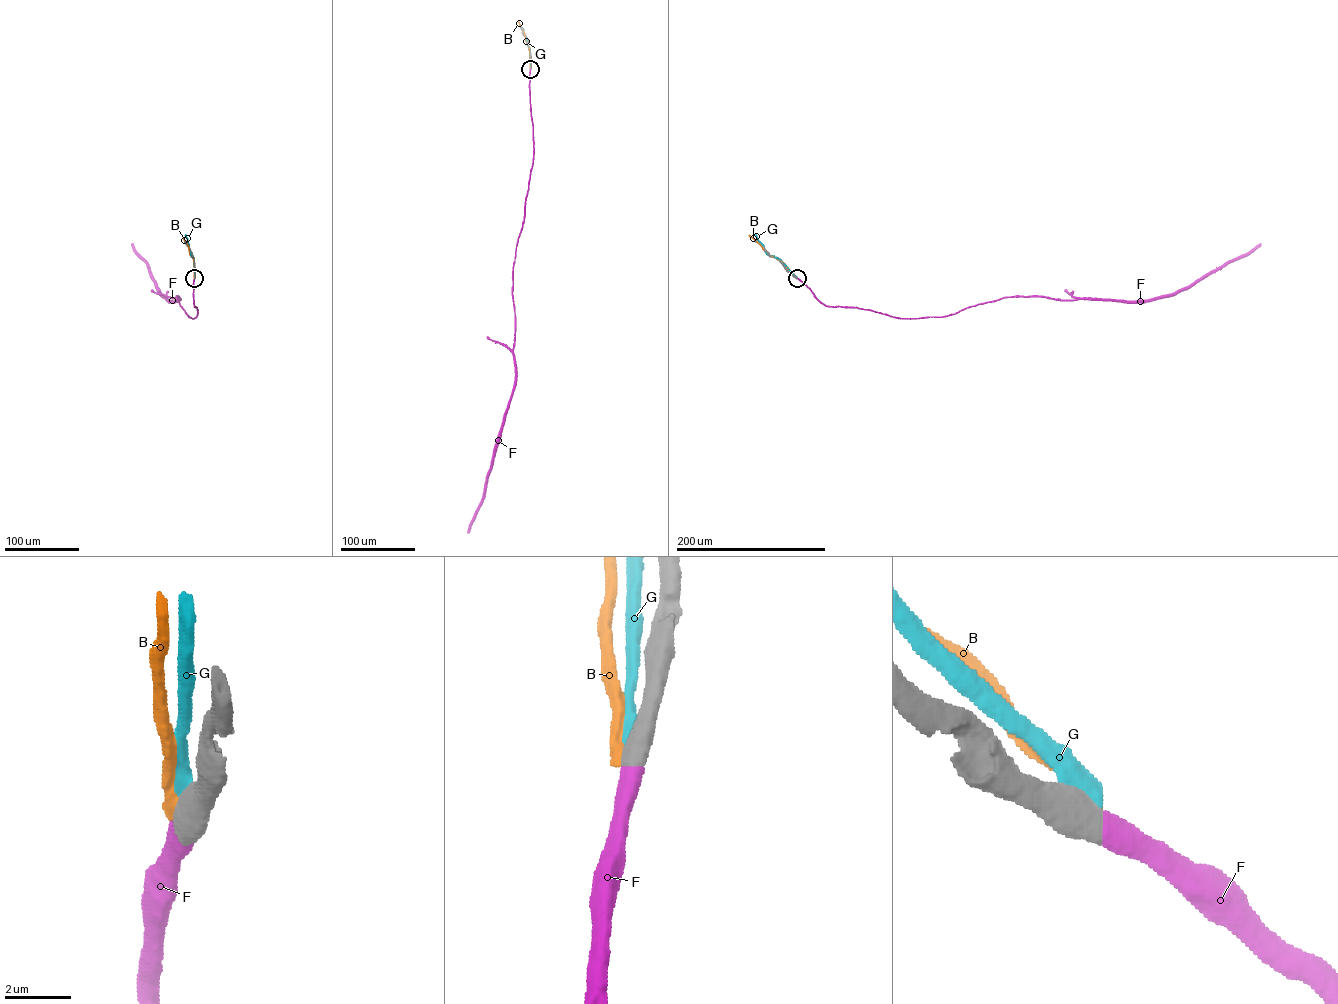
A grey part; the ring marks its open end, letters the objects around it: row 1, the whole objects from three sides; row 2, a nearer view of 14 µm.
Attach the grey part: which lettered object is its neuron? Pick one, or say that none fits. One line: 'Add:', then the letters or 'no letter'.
Add: F

